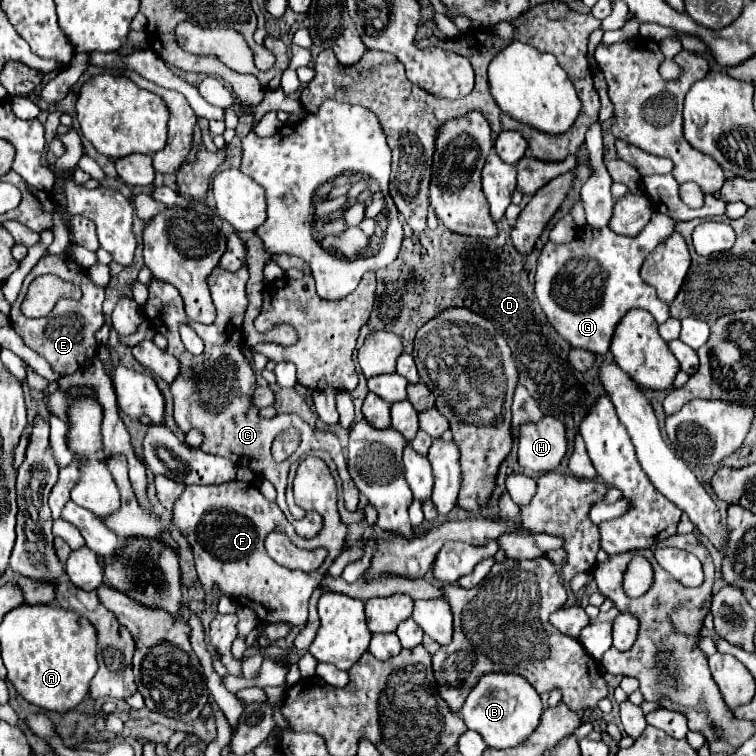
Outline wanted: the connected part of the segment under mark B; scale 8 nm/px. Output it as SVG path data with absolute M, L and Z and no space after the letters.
M484 674L468 694L460 714L466 726L484 738L486 746L504 750L524 742L530 732L536 730L542 714L542 700L528 680L520 678L518 674Z

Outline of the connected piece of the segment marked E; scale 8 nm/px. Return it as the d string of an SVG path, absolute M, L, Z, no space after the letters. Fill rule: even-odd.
M58 254L58 256L42 256L40 262L32 268L32 272L24 278L24 286L16 298L16 302L12 304L12 314L10 314L10 324L16 330L16 334L24 340L24 344L28 348L32 348L34 352L38 352L40 356L44 356L52 370L58 374L74 374L82 364L86 364L88 360L92 360L96 356L98 350L98 342L94 338L94 332L104 324L104 314L102 314L102 302L104 302L104 288L96 286L88 276L86 270L80 268L76 262L72 262L72 258ZM42 274L54 274L58 278L62 278L64 282L76 284L82 288L84 296L82 300L74 302L68 298L60 298L54 306L54 310L48 314L50 316L50 324L46 324L46 316L44 318L26 318L20 312L20 304L26 296L26 290L30 286L30 282Z

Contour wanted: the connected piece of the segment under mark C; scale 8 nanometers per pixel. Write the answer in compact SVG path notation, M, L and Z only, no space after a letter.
M242 266L236 272L228 272L228 270L216 267L208 276L207 284L210 292L212 292L212 302L214 302L218 314L210 326L200 324L200 322L190 322L190 326L196 330L196 334L204 340L204 352L200 356L186 352L186 348L180 340L180 334L178 334L178 324L186 322L184 302L182 302L178 288L168 284L168 282L156 280L156 278L150 280L148 300L144 304L144 312L150 320L150 324L154 326L154 330L158 330L166 336L166 340L168 340L166 350L174 358L178 358L178 362L180 362L180 374L170 384L170 390L174 396L174 420L182 432L196 428L204 434L204 442L202 442L200 450L204 450L206 454L232 458L234 462L236 460L260 462L262 478L270 480L274 484L274 488L278 492L276 504L280 506L280 510L286 514L286 518L292 524L294 524L294 518L286 506L286 496L284 496L290 460L286 464L272 464L270 446L272 446L274 438L284 428L290 428L290 426L308 428L308 452L310 450L330 452L332 460L336 462L338 474L342 478L344 504L346 504L346 508L350 508L350 512L354 512L358 508L358 490L352 484L352 478L348 474L344 450L342 450L338 438L332 432L322 432L318 428L312 428L300 416L276 416L272 420L260 418L258 408L252 404L252 392L256 388L256 376L254 376L252 366L250 366L250 362L242 350L242 318L244 318L244 312L248 306L246 292L244 292L246 280L248 280L248 268L246 266Z

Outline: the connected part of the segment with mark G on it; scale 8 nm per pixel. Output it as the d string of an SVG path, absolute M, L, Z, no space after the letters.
M652 214L644 232L636 236L618 236L608 226L592 228L582 226L580 234L568 244L546 242L538 258L536 270L536 296L548 316L550 324L564 336L570 346L584 348L596 354L610 350L610 340L620 318L632 308L646 308L658 324L670 318L670 306L656 296L656 290L640 278L644 258L674 232L674 220Z

